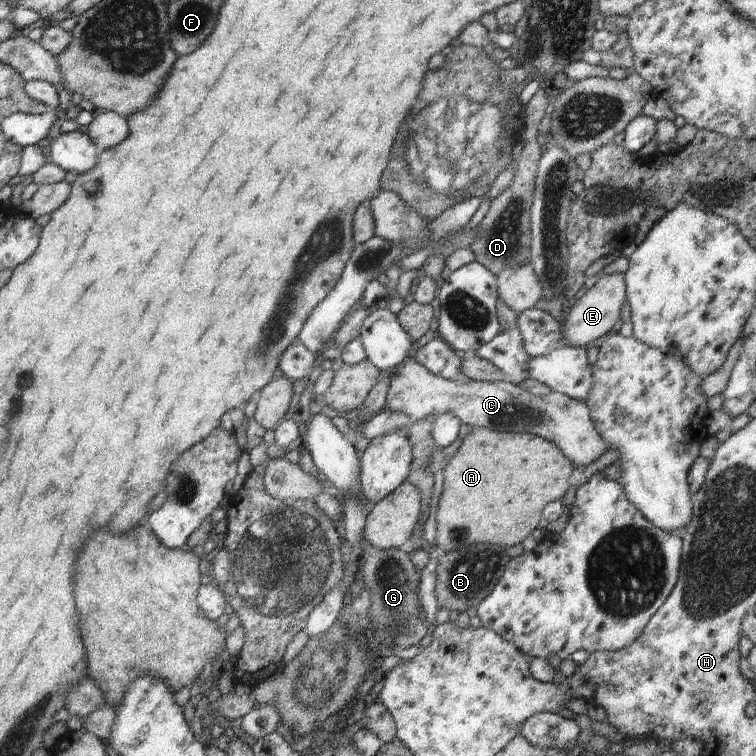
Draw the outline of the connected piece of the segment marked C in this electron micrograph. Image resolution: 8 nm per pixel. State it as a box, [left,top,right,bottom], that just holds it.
[386,356,609,469]

